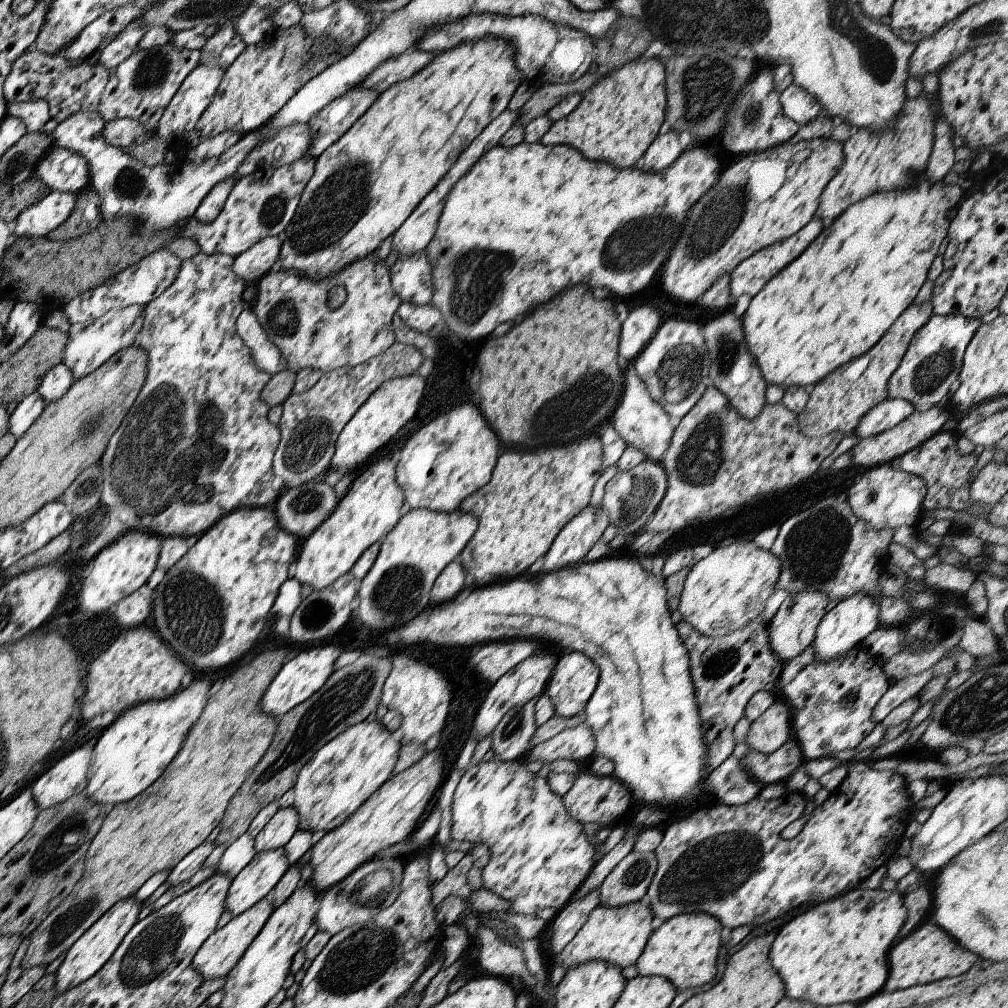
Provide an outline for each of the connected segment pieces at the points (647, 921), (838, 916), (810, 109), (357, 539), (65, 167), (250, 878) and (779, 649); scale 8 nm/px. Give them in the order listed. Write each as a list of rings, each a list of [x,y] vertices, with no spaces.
[[[646,901],[634,902],[620,908],[598,906],[590,912],[586,924],[578,930],[574,939],[556,956],[555,962],[565,969],[586,962],[610,962],[620,969],[636,964],[652,936],[652,912]]]
[[[859,888],[780,922],[768,956],[784,982],[785,997],[822,1006],[869,1000],[886,984],[889,952],[906,920],[905,896],[897,890]]]
[[[792,84],[788,86],[779,96],[779,105],[782,106],[783,116],[796,122],[798,126],[806,126],[808,122],[814,121],[823,114],[820,102],[814,100],[812,94],[802,90],[800,86]]]
[[[390,456],[369,462],[358,470],[358,478],[339,501],[334,514],[320,524],[298,550],[288,578],[296,578],[302,586],[307,584],[314,592],[320,592],[351,572],[358,558],[372,544],[386,538],[405,512],[404,492],[396,482],[396,460],[397,456]]]
[[[55,146],[38,162],[32,178],[60,193],[79,194],[91,182],[88,162],[72,150]]]
[[[285,848],[258,853],[230,884],[225,910],[233,917],[250,910],[256,902],[269,896],[288,868]]]
[[[807,590],[798,594],[788,593],[776,614],[766,625],[771,649],[784,664],[796,658],[799,652],[813,644],[817,631],[816,627],[820,624],[821,618],[827,613],[826,605],[828,602],[828,595],[820,591]]]

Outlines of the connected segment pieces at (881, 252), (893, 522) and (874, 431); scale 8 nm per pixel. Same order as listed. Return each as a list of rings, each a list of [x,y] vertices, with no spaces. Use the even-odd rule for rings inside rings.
[[[926,177],[920,178],[920,182],[912,188],[906,190],[894,190],[894,192],[878,192],[868,196],[862,202],[852,204],[846,214],[840,214],[828,228],[824,226],[822,234],[818,234],[818,238],[808,246],[808,250],[804,250],[804,254],[800,254],[794,262],[790,262],[790,266],[786,266],[784,270],[780,270],[775,278],[766,284],[752,298],[748,310],[741,317],[742,332],[744,332],[744,340],[748,346],[748,352],[755,358],[756,364],[766,382],[767,386],[782,386],[784,388],[790,386],[802,386],[802,388],[811,389],[818,382],[822,382],[822,378],[826,378],[828,374],[832,374],[834,370],[848,364],[848,362],[864,356],[880,338],[890,329],[890,326],[904,313],[904,310],[914,303],[920,288],[924,286],[928,278],[928,270],[934,262],[934,258],[938,256],[940,245],[948,234],[950,220],[947,219],[949,210],[952,210],[965,193],[959,184],[944,184],[944,182],[934,182],[930,184]]]
[[[889,462],[878,464],[863,474],[858,482],[848,492],[848,502],[851,511],[863,521],[869,522],[874,530],[882,528],[898,528],[898,526],[913,526],[921,520],[926,496],[925,480],[918,475],[895,469]]]
[[[888,398],[878,406],[874,406],[874,409],[861,418],[854,433],[862,439],[876,436],[896,426],[914,411],[915,407],[910,402]]]

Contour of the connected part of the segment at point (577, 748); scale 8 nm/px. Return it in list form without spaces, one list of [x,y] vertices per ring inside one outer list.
[[[580,714],[580,724],[566,728],[553,738],[533,747],[525,761],[552,762],[553,760],[571,760],[579,764],[592,757],[596,749],[596,740],[590,727],[585,724],[586,714]]]

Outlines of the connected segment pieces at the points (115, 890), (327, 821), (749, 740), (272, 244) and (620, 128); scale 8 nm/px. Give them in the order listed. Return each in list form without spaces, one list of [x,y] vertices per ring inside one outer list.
[[[268,648],[240,666],[224,680],[222,688],[208,698],[186,742],[162,776],[145,792],[110,807],[86,854],[84,876],[74,886],[70,898],[50,912],[34,930],[22,966],[50,964],[114,904],[134,896],[157,872],[174,869],[220,825],[230,798],[272,744],[279,719],[264,714],[260,700],[282,669],[284,658],[284,648]]]
[[[363,721],[328,742],[300,770],[294,784],[293,808],[298,812],[299,830],[319,836],[342,826],[376,790],[397,771],[401,744],[379,722]]]
[[[774,701],[750,723],[745,743],[750,750],[769,755],[792,738],[791,710],[784,701]]]
[[[267,237],[249,250],[234,257],[232,272],[244,282],[255,283],[276,267],[280,255],[281,239]]]
[[[642,56],[617,69],[608,69],[604,78],[600,78],[588,92],[583,93],[582,102],[571,114],[553,123],[549,132],[544,134],[541,144],[544,146],[570,145],[578,149],[582,156],[596,162],[608,162],[620,170],[634,168],[636,162],[644,156],[648,146],[659,136],[665,120],[666,111],[666,74],[662,62],[655,58]]]

